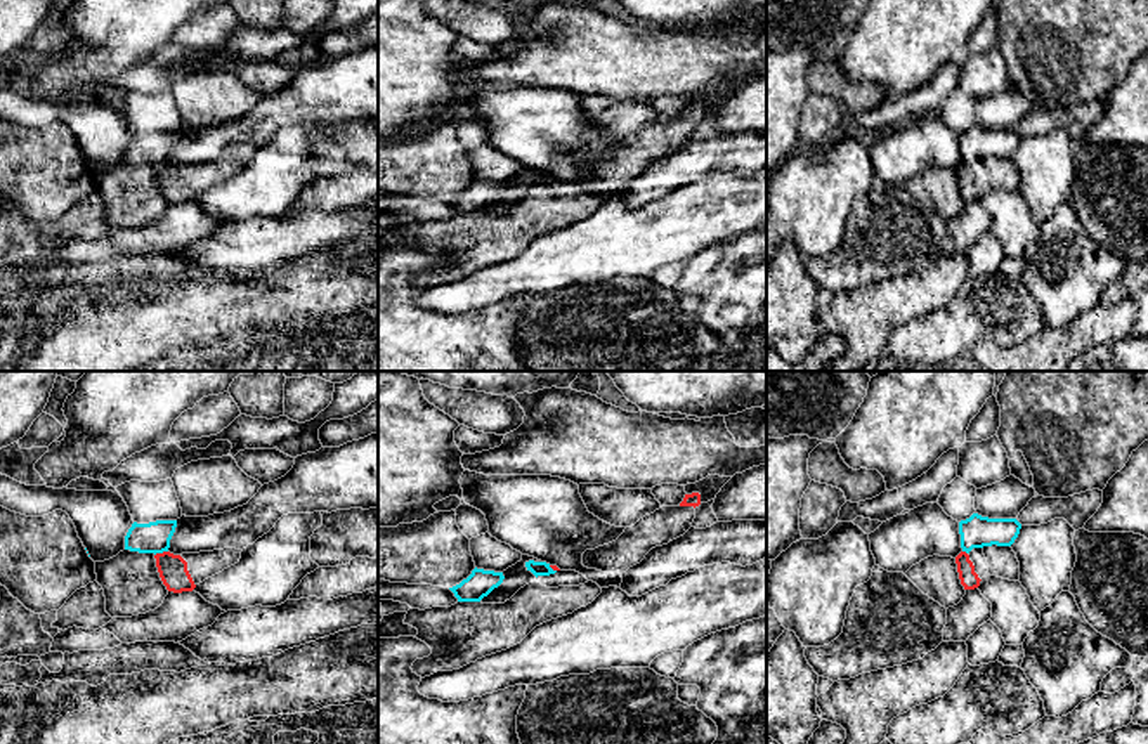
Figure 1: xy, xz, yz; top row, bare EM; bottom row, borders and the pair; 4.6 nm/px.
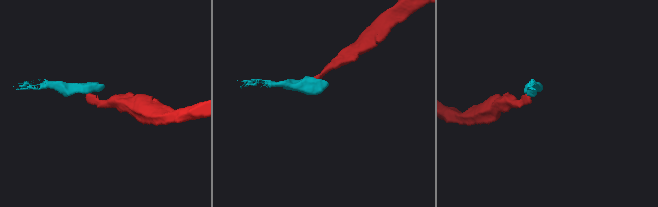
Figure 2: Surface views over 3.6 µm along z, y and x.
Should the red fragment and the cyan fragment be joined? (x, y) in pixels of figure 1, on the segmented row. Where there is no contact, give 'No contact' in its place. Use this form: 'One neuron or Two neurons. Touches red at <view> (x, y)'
Two neurons. Touches red at xy (160, 554)

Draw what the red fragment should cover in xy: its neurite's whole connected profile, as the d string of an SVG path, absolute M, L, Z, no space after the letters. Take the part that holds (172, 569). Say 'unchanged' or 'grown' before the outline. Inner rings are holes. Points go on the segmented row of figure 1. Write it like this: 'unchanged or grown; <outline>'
grown; M224 548L199 553L156 553L156 567L168 591L192 591L205 579L239 562L243 550Z

